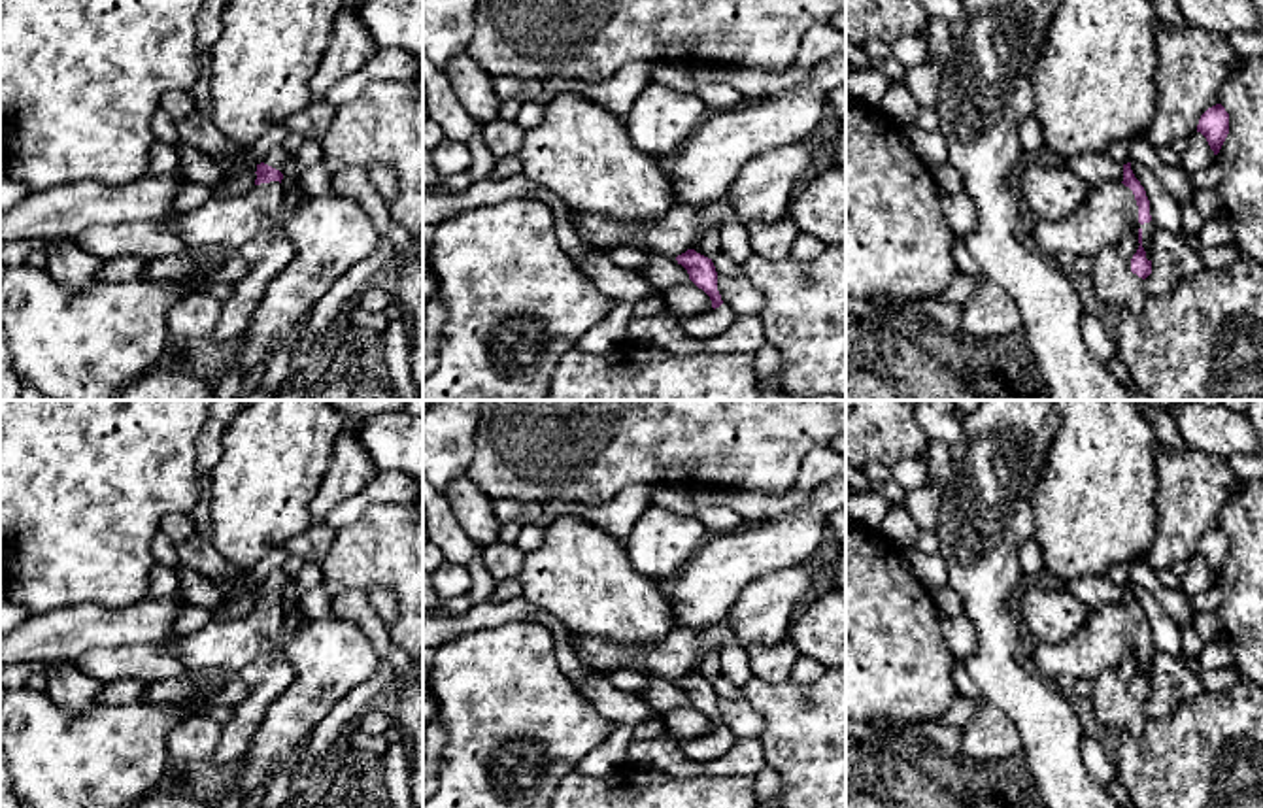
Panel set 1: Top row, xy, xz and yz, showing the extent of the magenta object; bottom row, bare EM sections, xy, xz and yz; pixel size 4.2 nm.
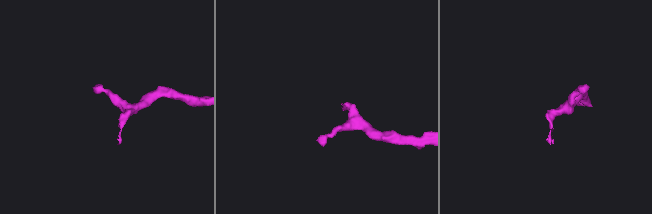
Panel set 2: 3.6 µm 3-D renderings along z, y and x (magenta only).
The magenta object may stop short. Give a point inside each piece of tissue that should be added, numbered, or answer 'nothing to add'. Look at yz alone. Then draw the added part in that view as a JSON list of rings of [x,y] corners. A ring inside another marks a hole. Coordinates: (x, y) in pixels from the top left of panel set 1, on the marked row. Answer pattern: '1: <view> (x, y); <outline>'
1: yz (1109, 212); [[[1108,181],[1089,187],[1082,206],[1070,217],[1059,221],[1036,217],[1033,238],[1050,257],[1069,253],[1095,259],[1101,251],[1118,245],[1131,230],[1142,232],[1142,247],[1152,261],[1148,245],[1154,238],[1154,223],[1140,225],[1133,191],[1121,181]]]

